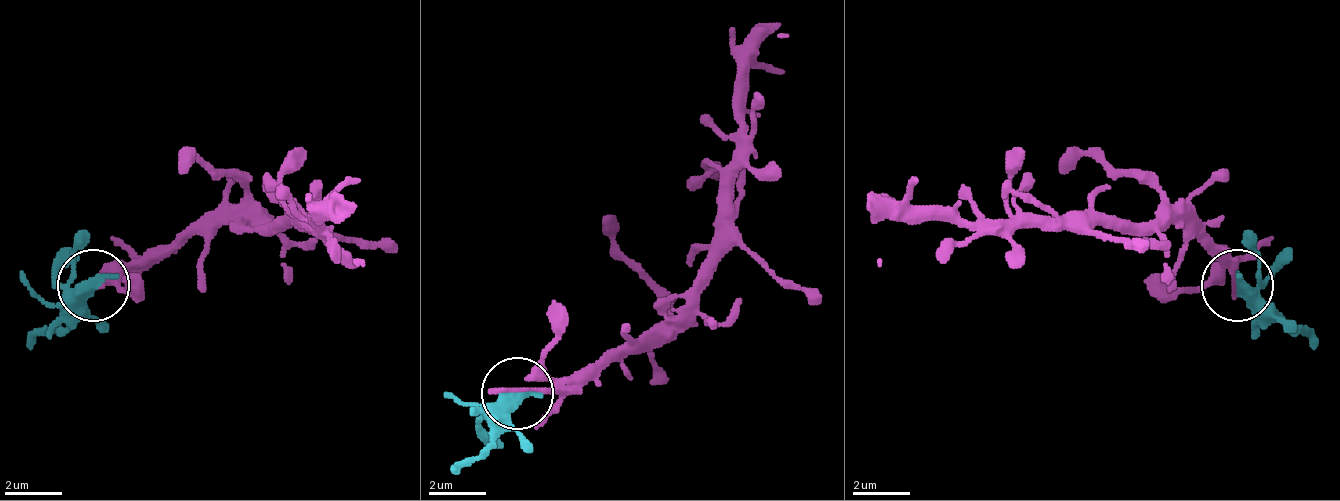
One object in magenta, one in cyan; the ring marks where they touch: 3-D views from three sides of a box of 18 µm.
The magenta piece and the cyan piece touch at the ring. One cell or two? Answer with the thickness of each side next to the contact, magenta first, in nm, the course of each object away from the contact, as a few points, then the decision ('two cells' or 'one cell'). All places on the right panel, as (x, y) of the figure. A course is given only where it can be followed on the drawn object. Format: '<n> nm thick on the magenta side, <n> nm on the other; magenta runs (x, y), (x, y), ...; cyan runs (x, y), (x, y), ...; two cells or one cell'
400 nm thick on the magenta side, 500 nm on the other; magenta runs (1235, 283), (1235, 276), (1192, 232), (1120, 225), (1011, 225), (997, 218), (903, 218), (874, 225), (881, 268); cyan runs (1235, 283), (1271, 305), (1308, 348); one cell

